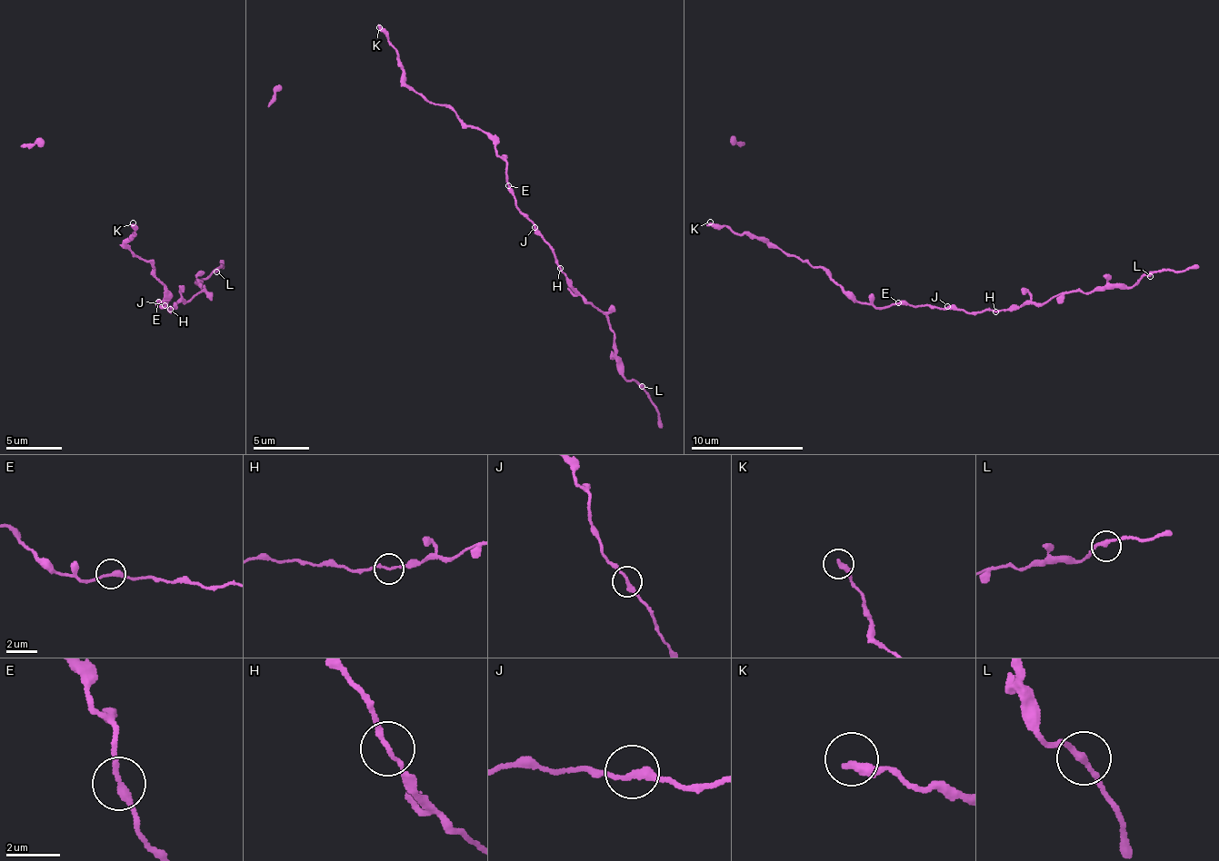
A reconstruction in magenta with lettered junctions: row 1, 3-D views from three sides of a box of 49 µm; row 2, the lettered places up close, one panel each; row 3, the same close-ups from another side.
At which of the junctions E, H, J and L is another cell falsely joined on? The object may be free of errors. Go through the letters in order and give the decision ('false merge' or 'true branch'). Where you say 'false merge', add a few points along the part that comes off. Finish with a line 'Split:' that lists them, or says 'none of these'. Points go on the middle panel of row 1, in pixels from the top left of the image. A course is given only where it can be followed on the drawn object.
E: true branch
H: true branch
J: true branch
L: true branch
Split: none of these

